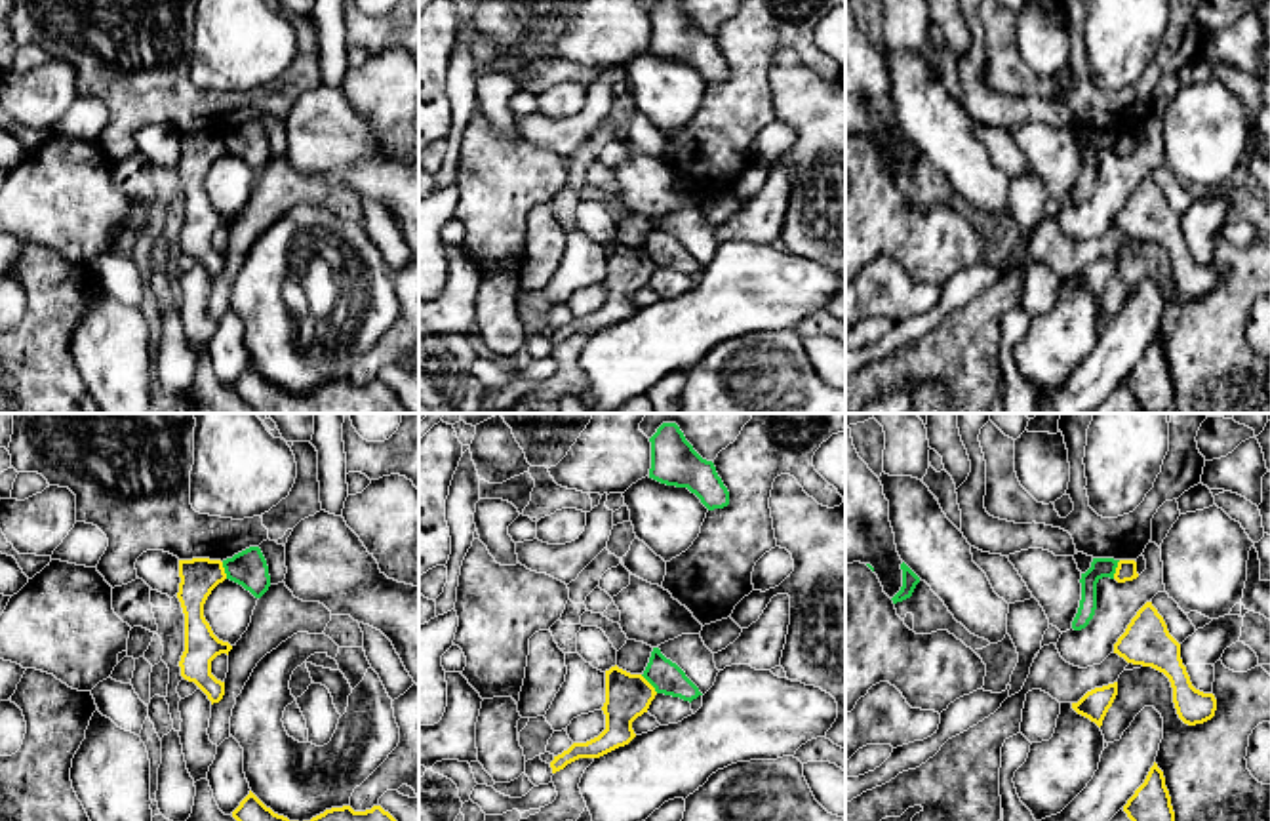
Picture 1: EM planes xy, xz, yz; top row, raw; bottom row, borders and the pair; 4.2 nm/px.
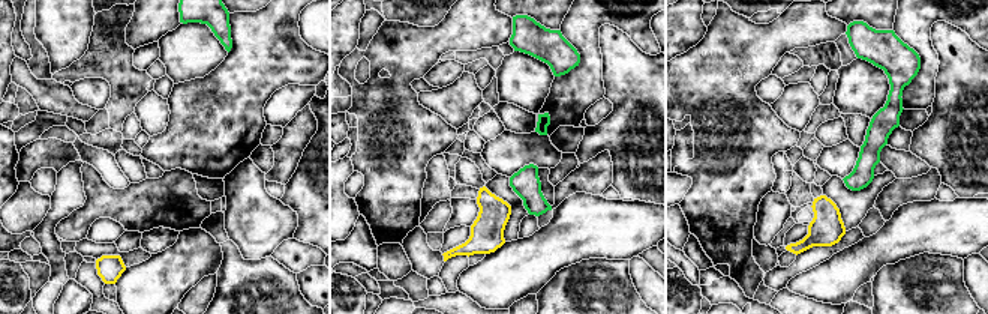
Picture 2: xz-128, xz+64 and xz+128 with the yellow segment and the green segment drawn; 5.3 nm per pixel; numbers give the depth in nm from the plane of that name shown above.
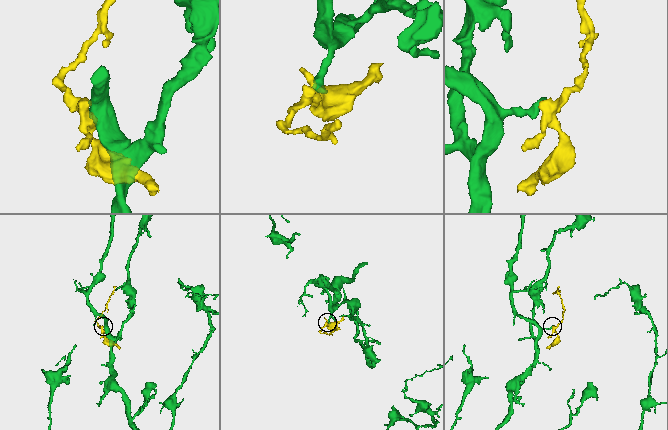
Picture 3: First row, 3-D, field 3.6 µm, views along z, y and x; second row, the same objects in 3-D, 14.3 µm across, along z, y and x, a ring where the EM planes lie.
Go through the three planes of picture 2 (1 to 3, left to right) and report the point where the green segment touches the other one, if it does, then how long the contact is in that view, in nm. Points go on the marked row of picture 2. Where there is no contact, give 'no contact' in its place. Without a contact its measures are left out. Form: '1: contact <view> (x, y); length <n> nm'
1: no contact
2: no contact
3: no contact

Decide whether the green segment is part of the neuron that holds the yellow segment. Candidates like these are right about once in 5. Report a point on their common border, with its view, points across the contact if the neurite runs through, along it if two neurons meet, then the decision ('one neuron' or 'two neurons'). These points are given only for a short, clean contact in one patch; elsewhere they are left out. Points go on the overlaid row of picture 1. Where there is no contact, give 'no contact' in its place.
meets yellow in xz at (650, 684); border along xz (640, 675), (657, 692); two neurons

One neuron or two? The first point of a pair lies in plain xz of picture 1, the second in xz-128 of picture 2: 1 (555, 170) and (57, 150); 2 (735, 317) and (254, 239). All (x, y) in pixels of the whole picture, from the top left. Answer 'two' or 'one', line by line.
1: one
2: one

